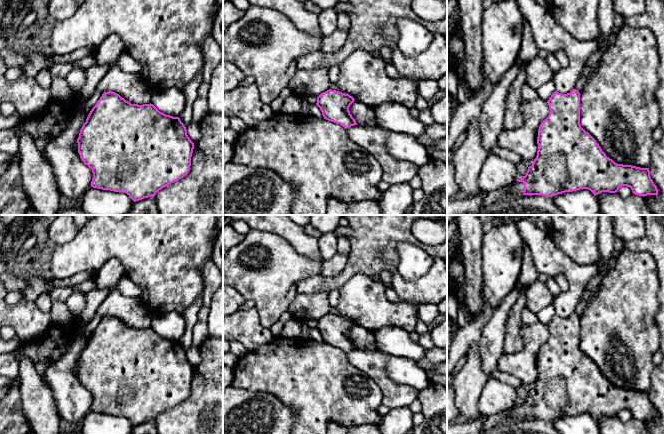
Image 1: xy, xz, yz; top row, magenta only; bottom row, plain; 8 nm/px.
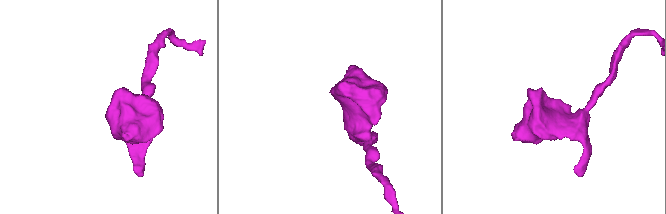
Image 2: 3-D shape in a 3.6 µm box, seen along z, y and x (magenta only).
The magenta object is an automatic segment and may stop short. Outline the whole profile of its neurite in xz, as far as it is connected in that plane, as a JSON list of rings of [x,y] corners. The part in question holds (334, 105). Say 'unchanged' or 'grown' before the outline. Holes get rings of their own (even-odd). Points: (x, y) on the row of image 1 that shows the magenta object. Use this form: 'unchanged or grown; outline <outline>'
unchanged; outline [[[329,89],[317,97],[316,105],[320,108],[324,119],[347,129],[357,125],[349,111],[354,100],[349,94]]]

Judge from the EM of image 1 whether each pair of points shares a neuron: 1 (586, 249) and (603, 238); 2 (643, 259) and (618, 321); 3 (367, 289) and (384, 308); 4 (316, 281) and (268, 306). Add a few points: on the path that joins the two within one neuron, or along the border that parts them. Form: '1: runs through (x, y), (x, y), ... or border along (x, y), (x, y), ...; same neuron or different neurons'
1: border along (599, 225), (597, 233), (598, 261); different neurons
2: runs through (635, 274), (626, 306); same neuron
3: runs through (370, 294), (379, 303); same neuron
4: border along (313, 275), (302, 278), (296, 285), (296, 291); different neurons

